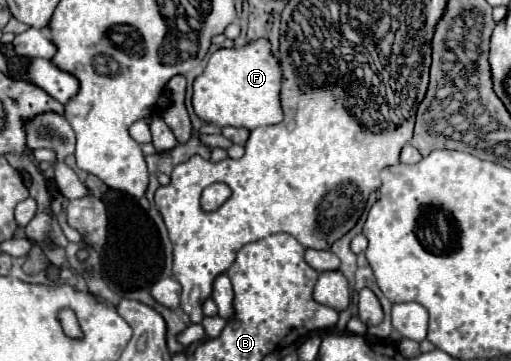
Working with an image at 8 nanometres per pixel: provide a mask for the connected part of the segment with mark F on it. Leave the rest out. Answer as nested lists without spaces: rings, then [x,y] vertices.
[[[265,38],[249,42],[243,48],[219,48],[217,52],[211,54],[203,74],[197,76],[195,82],[193,82],[193,108],[195,108],[195,114],[201,120],[217,124],[217,126],[245,126],[247,130],[253,130],[257,126],[279,124],[283,120],[281,98],[279,98],[281,80],[283,80],[283,72],[281,72],[279,60],[273,56],[271,42],[267,42]]]

